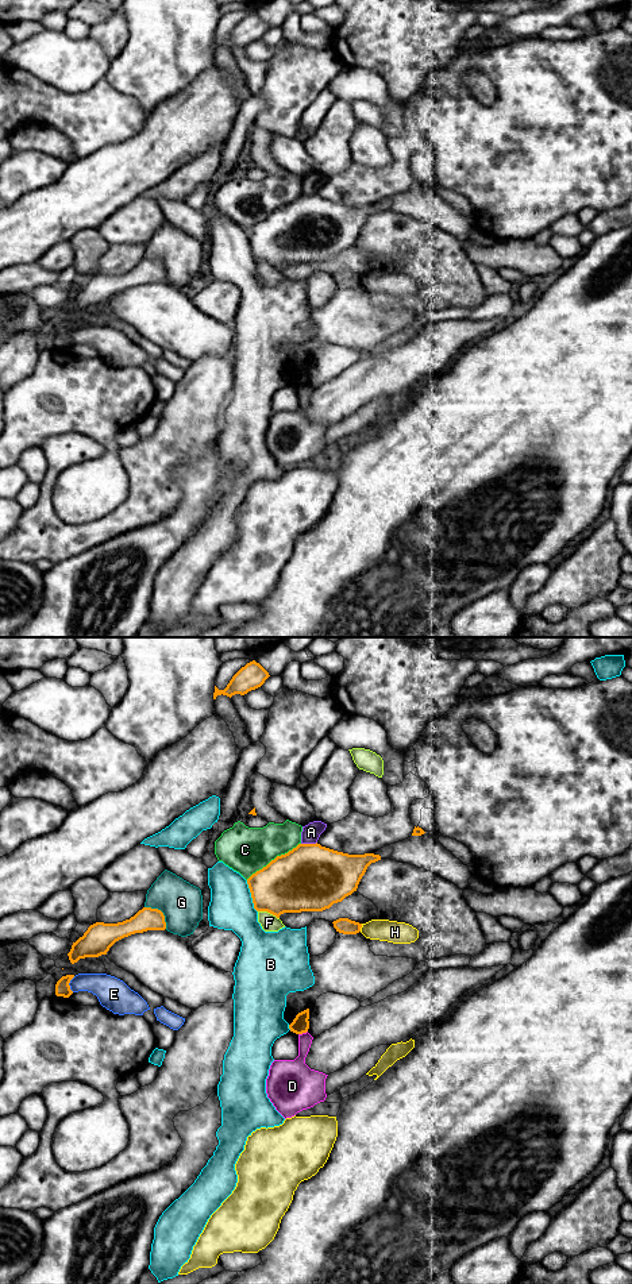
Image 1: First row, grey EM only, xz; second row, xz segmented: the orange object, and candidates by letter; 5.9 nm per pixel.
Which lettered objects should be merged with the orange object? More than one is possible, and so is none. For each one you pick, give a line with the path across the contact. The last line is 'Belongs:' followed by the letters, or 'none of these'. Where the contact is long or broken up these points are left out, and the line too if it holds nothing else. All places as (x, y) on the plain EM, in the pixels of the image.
Belongs: none of these

